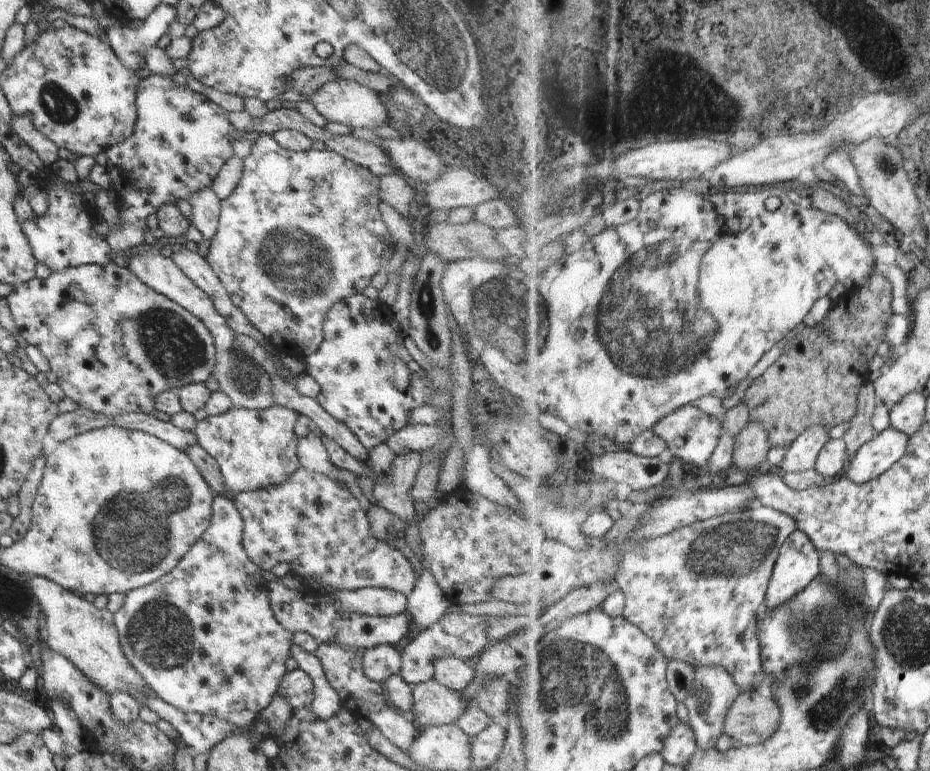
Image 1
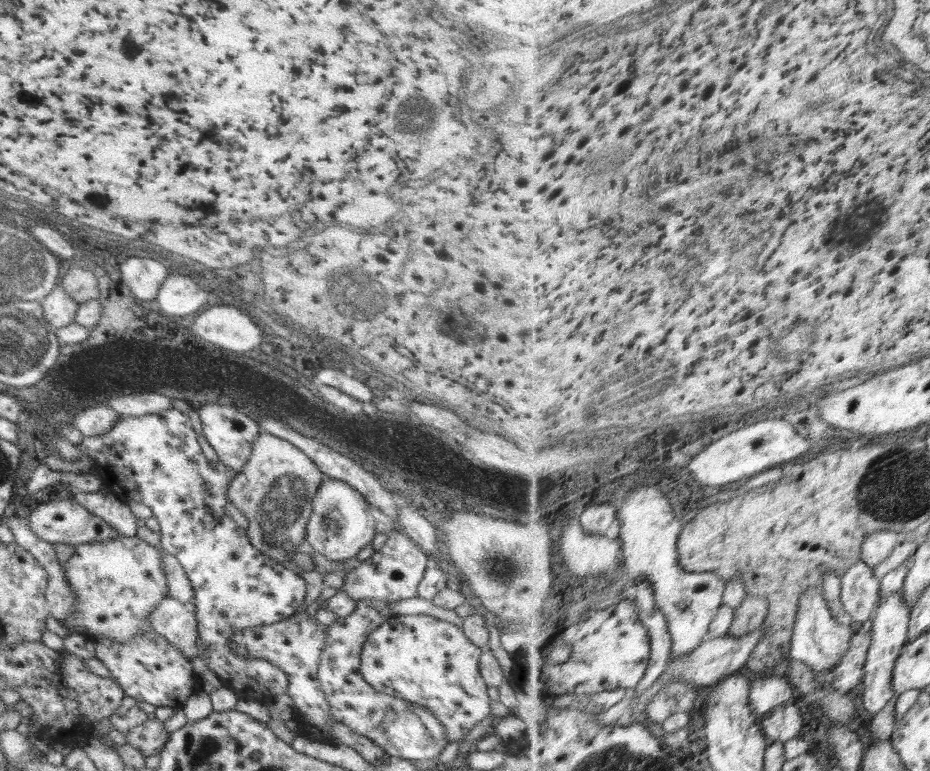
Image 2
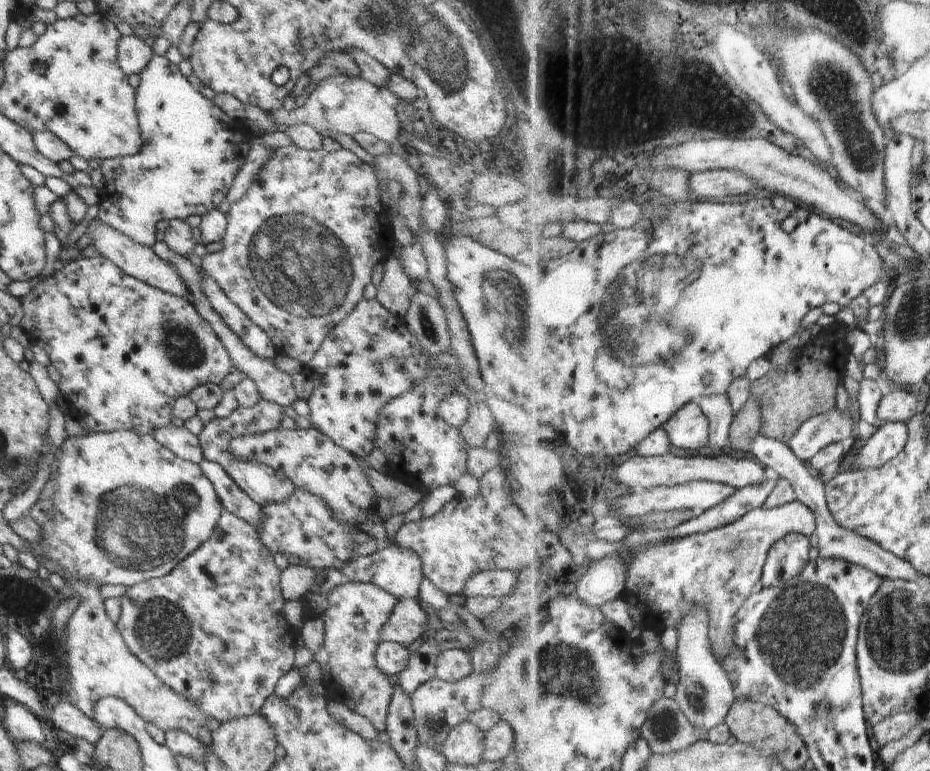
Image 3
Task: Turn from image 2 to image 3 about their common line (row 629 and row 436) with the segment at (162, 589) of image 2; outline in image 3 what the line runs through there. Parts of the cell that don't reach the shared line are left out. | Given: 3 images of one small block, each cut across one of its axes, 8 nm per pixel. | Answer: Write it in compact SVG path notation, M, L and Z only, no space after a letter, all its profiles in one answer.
M119 430L116 432L92 431L83 437L67 437L60 447L58 454L58 470L54 474L56 482L56 492L52 496L52 520L46 524L40 525L42 528L42 542L40 542L40 552L44 554L46 562L58 566L66 578L74 578L78 582L90 580L104 584L122 584L130 588L135 584L144 582L148 579L156 579L167 575L174 567L188 558L203 542L206 542L214 534L214 528L218 526L218 519L222 516L224 510L214 486L209 478L206 478L199 465L193 462L178 458L173 452L170 452L165 446L162 446L153 436L138 434L134 431Z

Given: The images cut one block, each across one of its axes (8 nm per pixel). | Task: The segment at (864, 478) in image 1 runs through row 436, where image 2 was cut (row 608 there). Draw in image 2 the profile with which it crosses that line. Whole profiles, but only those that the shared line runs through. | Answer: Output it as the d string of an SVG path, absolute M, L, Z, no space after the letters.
M896 591L887 599L879 601L874 616L873 629L871 630L872 646L869 648L869 657L866 665L865 692L863 694L865 708L872 717L882 712L899 698L896 688L893 687L895 668L898 659L909 644L909 626L911 625L911 608L902 591Z

